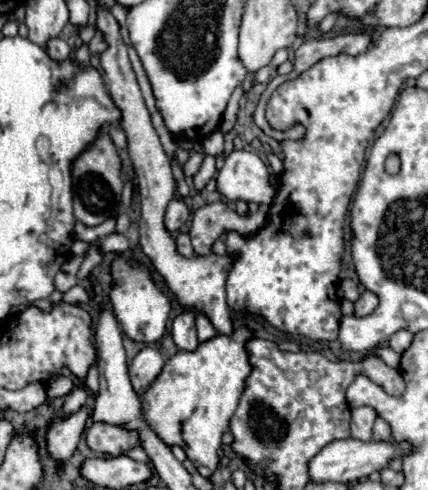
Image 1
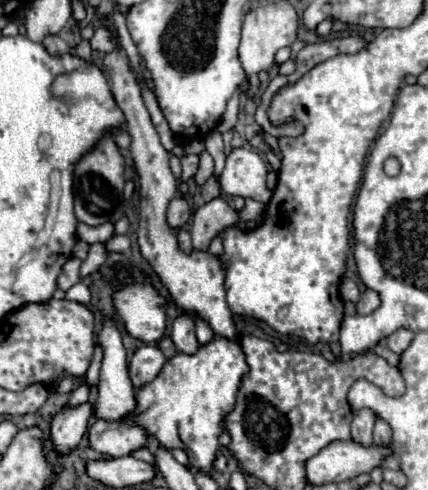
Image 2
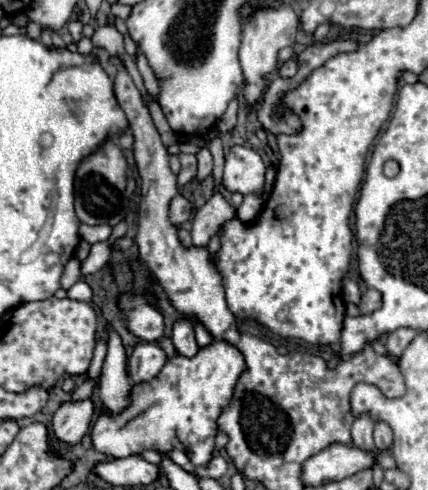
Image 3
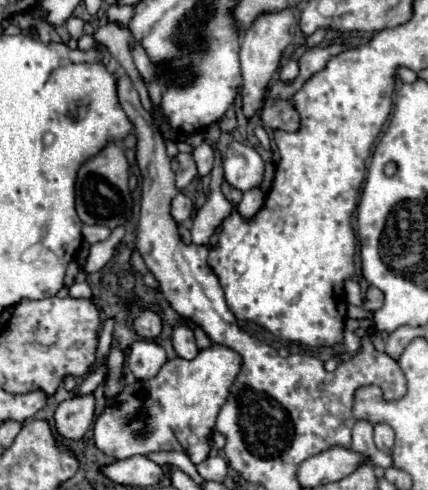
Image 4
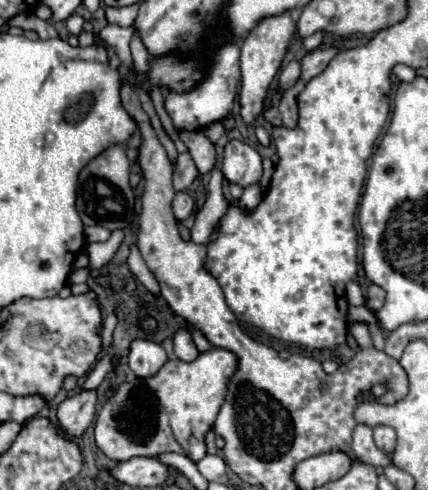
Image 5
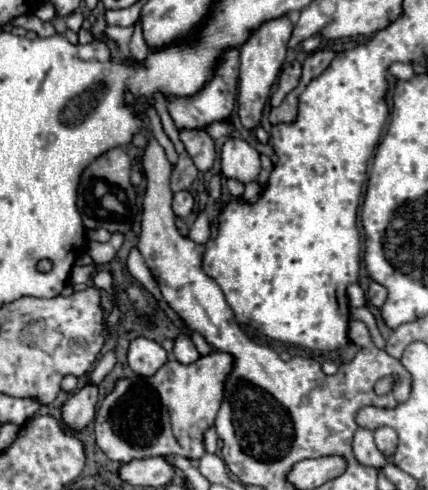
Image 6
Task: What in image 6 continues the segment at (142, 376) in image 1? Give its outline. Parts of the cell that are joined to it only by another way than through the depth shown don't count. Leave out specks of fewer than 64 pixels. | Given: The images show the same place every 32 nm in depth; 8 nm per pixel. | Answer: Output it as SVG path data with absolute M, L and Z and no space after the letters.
M136 338L130 342L128 366L138 376L152 376L166 364L166 350L148 338Z

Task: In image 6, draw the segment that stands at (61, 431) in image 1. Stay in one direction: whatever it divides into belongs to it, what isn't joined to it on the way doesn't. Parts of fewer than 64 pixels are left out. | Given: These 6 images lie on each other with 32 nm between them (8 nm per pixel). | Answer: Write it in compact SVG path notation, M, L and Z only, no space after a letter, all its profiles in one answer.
M84 386L76 394L72 394L60 408L60 420L70 430L80 432L84 430L92 420L96 412L98 402L98 388L96 386Z

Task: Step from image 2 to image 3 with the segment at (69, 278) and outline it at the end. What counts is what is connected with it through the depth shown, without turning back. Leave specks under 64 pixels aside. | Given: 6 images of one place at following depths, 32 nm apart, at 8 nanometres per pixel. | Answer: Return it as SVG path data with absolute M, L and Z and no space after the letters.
M76 257L71 258L66 264L64 276L62 276L62 280L60 280L60 284L62 284L64 290L68 290L68 288L80 280L80 266L81 262Z

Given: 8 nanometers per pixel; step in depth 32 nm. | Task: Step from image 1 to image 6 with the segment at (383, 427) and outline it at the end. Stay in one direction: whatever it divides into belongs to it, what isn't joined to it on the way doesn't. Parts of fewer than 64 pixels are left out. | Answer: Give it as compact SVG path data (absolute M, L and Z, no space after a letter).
M384 426L384 428L376 428L376 430L374 430L374 442L376 442L378 450L380 450L384 456L392 458L392 454L396 452L398 436L396 436L396 432L394 432L392 428Z

